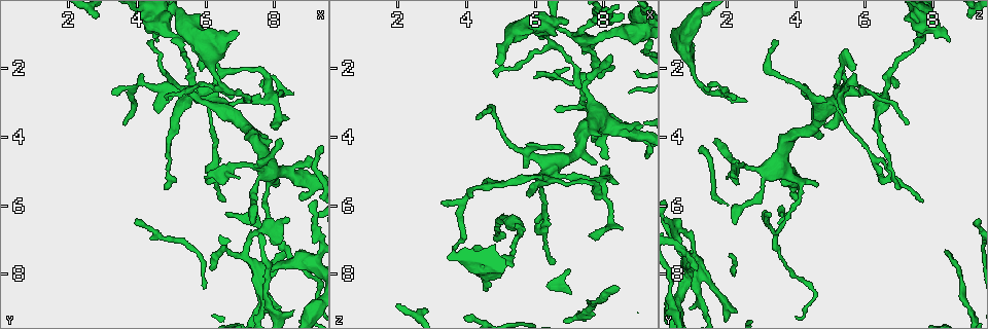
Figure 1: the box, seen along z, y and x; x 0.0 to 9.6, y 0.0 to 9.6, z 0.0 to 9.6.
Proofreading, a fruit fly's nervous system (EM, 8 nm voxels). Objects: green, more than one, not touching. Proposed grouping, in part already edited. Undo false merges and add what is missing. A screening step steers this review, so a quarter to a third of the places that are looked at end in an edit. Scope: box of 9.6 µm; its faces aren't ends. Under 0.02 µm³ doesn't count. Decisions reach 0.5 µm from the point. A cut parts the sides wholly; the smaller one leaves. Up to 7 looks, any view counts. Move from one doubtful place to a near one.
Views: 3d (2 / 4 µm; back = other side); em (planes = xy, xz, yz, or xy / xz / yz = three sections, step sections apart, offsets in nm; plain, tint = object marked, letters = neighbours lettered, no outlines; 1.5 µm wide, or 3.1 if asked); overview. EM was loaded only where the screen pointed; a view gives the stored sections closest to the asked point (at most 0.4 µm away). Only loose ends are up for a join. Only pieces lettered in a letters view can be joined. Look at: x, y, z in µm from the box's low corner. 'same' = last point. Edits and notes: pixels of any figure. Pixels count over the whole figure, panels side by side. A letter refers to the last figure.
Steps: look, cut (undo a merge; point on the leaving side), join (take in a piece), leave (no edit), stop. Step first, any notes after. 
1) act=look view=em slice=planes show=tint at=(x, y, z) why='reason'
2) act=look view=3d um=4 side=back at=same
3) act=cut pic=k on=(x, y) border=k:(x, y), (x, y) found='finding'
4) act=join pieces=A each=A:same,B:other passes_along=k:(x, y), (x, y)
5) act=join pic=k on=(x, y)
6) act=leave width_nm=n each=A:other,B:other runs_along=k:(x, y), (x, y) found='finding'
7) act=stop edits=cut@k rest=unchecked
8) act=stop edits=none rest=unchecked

act=look view=3d um=4 at=(6.60, 6.25, 3.25) why='tapers out'

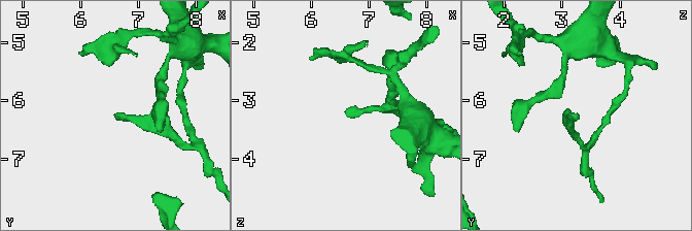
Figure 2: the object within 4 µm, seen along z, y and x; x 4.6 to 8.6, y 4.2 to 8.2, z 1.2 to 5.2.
act=look view=em slice=planes show=letters at=(6.60, 6.30, 3.20)

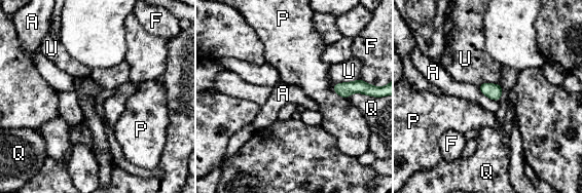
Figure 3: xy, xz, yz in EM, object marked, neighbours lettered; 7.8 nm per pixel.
act=leave longest_contact=A:200nm each=A:other,F:other,P:other,Q:other,U:other found='none of them fits'

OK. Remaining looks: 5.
act=look view=3d um=2 at=(6.55, 5.85, 7.70) why='an open end'

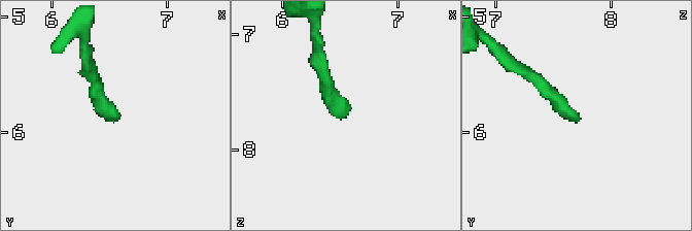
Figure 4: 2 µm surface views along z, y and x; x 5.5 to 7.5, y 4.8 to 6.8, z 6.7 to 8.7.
act=look view=em slice=planes show=letters at=(6.54, 5.86, 7.72) why='now the EM'

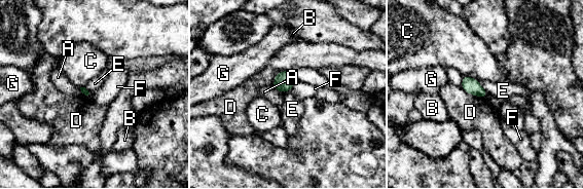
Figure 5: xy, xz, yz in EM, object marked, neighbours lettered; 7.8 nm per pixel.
act=leave each=A:other,B:other,C:other,D:other,E:other,F:other,G:other border=5:(476, 80), (487, 95) found='no lettered piece goes on from it'

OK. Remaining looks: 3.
act=look view=em slice=planes show=plain at=(6.90, 0.95, 0.60) why='an open end'

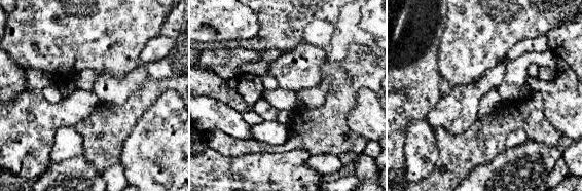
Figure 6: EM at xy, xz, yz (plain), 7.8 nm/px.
act=look view=em slice=planes show=letters at=same

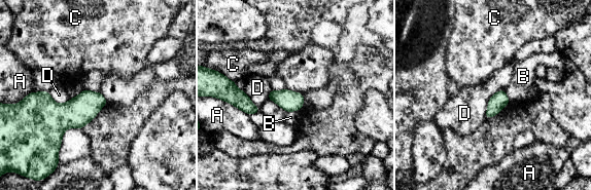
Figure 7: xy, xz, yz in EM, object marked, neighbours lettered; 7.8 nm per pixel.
act=leave longest_contact=D:280nm each=A:other,B:other,C:other,D:other border=7:(503, 89), (491, 96), (485, 119) found='none of them fits'

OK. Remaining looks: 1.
act=stop edits=none rest=unchecked

